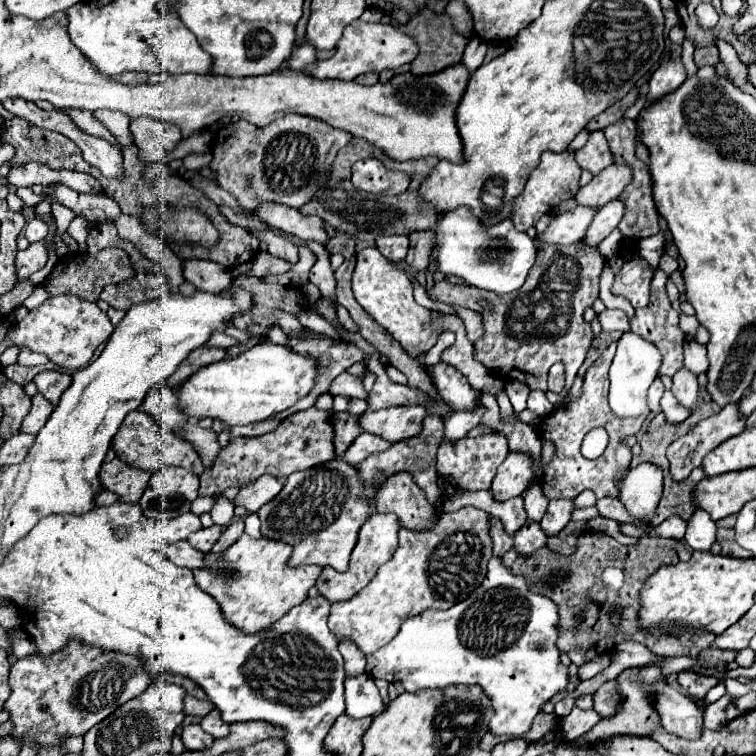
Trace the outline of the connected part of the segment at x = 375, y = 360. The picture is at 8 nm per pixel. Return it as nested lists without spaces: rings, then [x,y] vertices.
[[[374,353],[368,357],[368,371],[376,375],[376,383],[372,387],[372,391],[366,397],[368,409],[370,411],[378,411],[378,409],[386,409],[386,407],[394,407],[394,405],[422,405],[422,407],[432,407],[434,403],[418,389],[412,387],[404,387],[404,385],[396,385],[388,379],[384,365],[380,363],[380,355]]]

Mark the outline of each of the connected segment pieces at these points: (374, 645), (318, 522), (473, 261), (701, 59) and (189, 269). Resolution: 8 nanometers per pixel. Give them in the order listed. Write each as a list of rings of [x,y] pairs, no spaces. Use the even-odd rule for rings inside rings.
[[[462,507],[454,513],[442,513],[436,527],[426,533],[414,533],[400,529],[400,543],[396,553],[384,567],[378,569],[374,579],[352,599],[338,601],[330,607],[328,629],[338,641],[352,641],[364,655],[370,655],[384,647],[400,629],[404,619],[420,615],[428,609],[448,609],[454,603],[466,599],[484,579],[488,559],[492,557],[492,539],[488,535],[488,513],[476,507]]]
[[[342,459],[292,473],[282,491],[258,513],[262,537],[292,545],[290,567],[318,565],[322,569],[332,567],[336,571],[346,571],[358,529],[370,515],[370,501],[358,497],[360,487],[364,485],[356,477],[356,469]]]
[[[466,207],[446,213],[438,219],[436,239],[440,245],[438,269],[442,273],[456,275],[468,285],[488,289],[500,295],[520,289],[530,267],[534,265],[534,241],[526,233],[516,231],[510,219],[492,227],[484,227],[480,219],[472,217]],[[490,251],[496,251],[496,257],[488,257]]]
[[[698,47],[694,51],[694,63],[696,65],[714,65],[718,61],[718,49],[716,47]]]
[[[186,259],[182,263],[182,275],[188,283],[208,293],[224,291],[228,283],[232,283],[232,277],[228,275],[226,267],[202,259]]]

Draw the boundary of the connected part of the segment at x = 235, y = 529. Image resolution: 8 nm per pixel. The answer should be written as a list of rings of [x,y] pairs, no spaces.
[[[234,519],[234,523],[230,523],[230,525],[222,531],[220,539],[216,541],[216,547],[212,547],[212,553],[226,551],[232,543],[238,541],[238,537],[242,535],[242,531],[244,531],[244,521],[242,521],[242,519]]]

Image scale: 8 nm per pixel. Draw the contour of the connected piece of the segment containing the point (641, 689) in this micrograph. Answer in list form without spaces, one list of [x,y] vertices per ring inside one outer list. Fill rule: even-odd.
[[[656,665],[622,671],[618,675],[618,683],[620,683],[620,691],[622,691],[620,695],[624,701],[620,703],[618,715],[614,715],[612,719],[602,719],[592,731],[582,735],[580,741],[584,741],[584,739],[608,739],[608,735],[648,735],[648,731],[652,731],[652,727],[660,725],[660,721],[656,717],[656,711],[652,709],[652,699],[646,691],[648,691],[648,687],[652,687],[660,679],[664,679],[664,675],[660,673],[660,667],[656,667]]]

